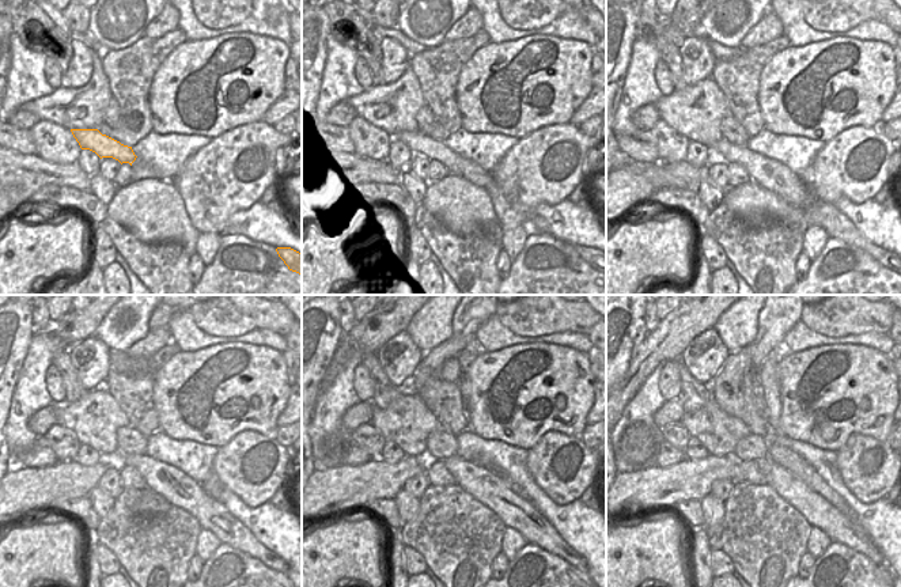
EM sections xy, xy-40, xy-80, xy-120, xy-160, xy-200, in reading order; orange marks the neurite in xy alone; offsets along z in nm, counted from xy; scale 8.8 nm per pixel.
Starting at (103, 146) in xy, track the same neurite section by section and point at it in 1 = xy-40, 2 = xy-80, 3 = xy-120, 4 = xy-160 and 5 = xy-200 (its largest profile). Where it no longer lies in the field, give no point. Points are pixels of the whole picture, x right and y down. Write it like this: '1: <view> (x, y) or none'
1: xy-40 (434, 150)
2: xy-80 (771, 174)
3: xy-120 (178, 488)
4: xy-160 (488, 487)
5: xy-200 (817, 511)

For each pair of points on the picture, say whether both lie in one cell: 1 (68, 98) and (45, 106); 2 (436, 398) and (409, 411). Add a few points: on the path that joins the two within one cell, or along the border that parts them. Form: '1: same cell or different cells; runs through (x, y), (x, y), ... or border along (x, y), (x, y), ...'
1: same cell; runs through (63, 102), (50, 105)
2: different cells; border along (420, 398), (443, 428)

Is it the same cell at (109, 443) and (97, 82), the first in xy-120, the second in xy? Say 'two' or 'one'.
one

